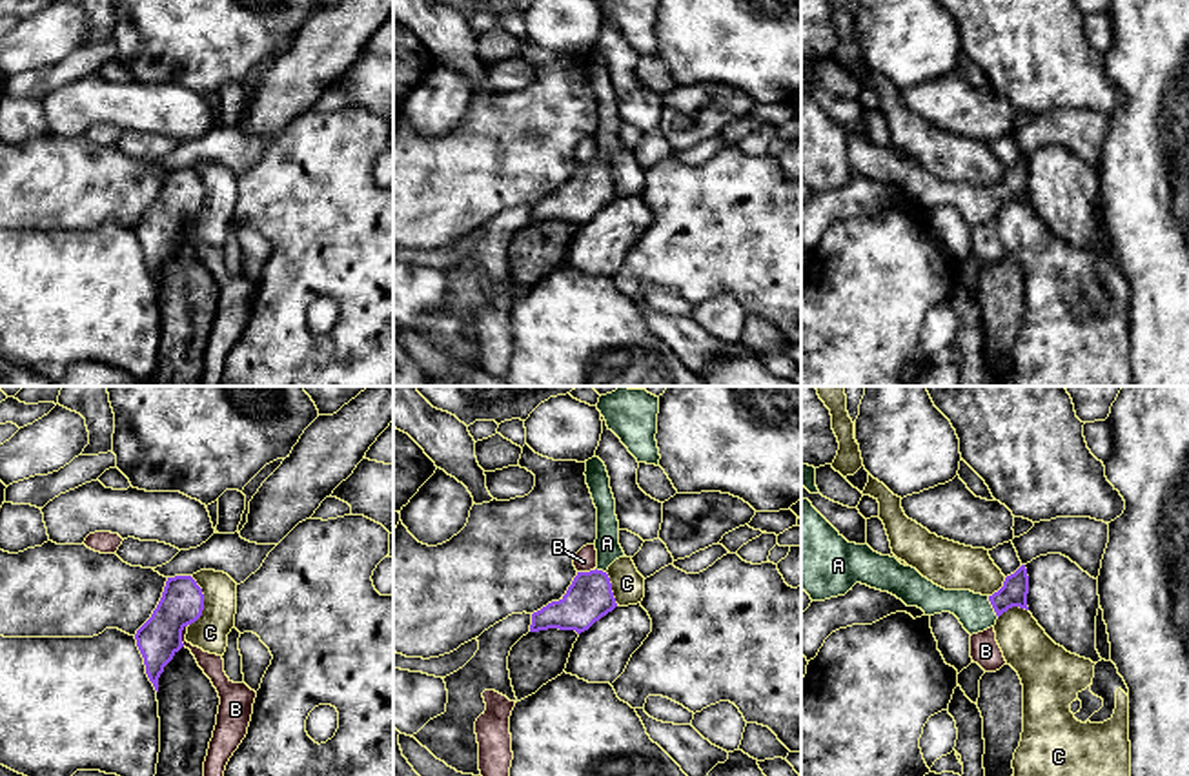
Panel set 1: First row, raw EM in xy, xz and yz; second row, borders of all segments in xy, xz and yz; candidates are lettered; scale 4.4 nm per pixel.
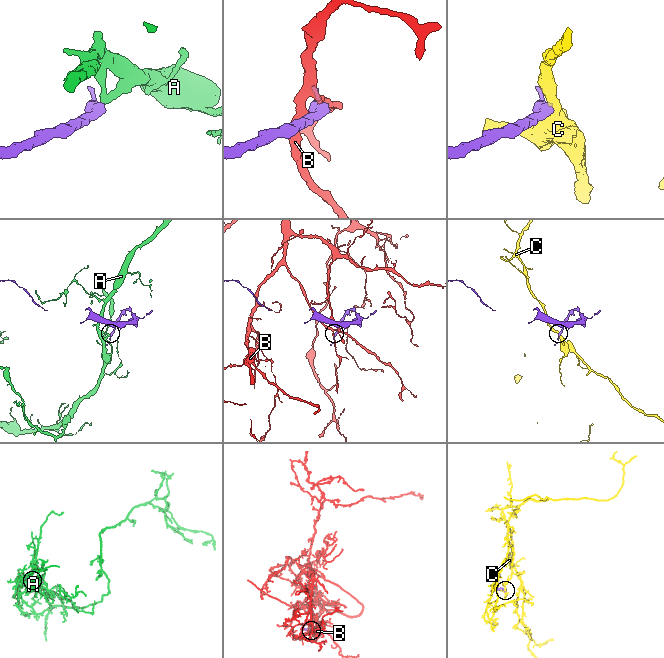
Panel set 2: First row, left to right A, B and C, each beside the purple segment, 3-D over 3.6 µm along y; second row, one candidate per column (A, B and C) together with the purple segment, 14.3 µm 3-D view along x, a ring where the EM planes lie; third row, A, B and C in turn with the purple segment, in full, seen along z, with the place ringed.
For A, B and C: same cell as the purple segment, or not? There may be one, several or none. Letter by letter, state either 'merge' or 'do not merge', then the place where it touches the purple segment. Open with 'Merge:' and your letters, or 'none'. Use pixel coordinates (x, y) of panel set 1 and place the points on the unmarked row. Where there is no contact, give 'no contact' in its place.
Merge: A
A: merge; contact yz (993, 199)
B: do not merge; contact xy (181, 226)
C: do not merge; contact xy (203, 194)

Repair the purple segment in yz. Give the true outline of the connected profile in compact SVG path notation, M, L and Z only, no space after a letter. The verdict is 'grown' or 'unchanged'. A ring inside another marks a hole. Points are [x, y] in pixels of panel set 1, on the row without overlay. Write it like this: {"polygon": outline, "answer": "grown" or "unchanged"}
{"polygon": "M801 89L801 180L812 193L845 188L856 175L889 184L925 208L954 206L972 228L996 217L1012 199L1029 202L1025 157L1007 168L992 188L945 182L896 149L874 144L867 135L849 135L814 98Z", "answer": "grown"}

